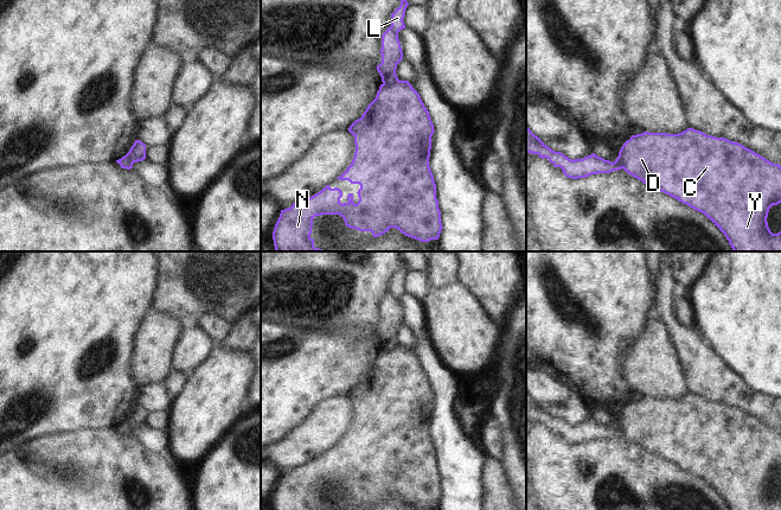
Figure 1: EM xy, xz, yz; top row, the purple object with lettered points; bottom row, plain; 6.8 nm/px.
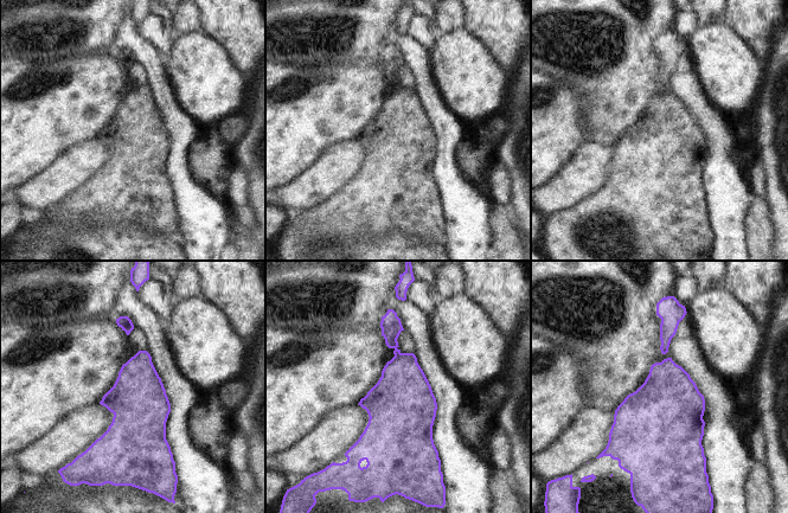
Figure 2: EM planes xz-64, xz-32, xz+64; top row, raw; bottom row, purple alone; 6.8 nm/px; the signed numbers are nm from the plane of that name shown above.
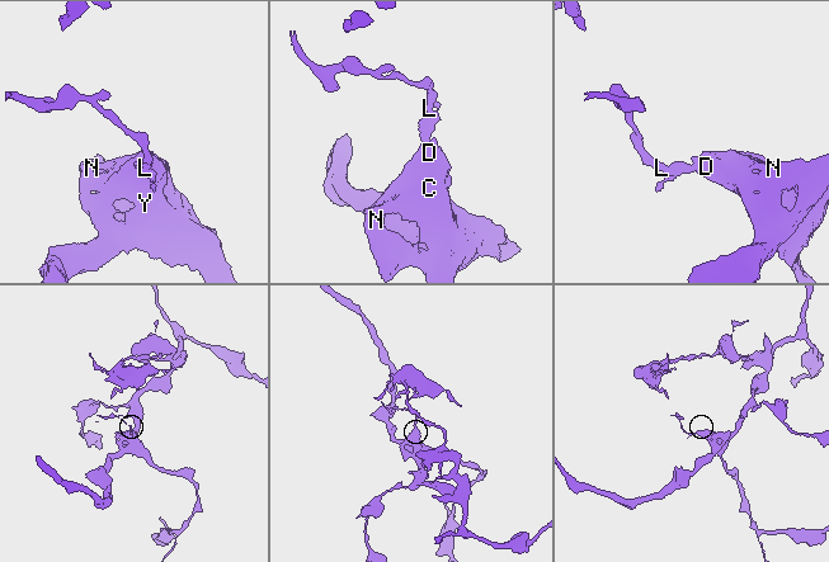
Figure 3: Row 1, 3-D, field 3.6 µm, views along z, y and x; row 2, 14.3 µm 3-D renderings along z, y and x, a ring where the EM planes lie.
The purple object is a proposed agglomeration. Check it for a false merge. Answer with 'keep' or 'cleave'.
cleave

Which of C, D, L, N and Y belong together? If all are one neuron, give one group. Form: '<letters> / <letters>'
C D N Y / L

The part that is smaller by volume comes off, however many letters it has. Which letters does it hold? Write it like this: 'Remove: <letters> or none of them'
Remove: L

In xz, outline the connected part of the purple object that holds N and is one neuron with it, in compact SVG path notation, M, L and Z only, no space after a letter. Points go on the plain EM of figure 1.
M408 346L380 350L376 364L348 394L354 402L356 417L351 431L337 444L360 451L358 468L354 470L353 459L348 459L348 467L343 470L341 455L326 451L314 461L281 476L273 497L274 510L314 510L311 503L313 484L321 480L340 480L346 492L371 497L373 503L396 493L421 508L438 505L443 492L429 432L434 396L429 377Z

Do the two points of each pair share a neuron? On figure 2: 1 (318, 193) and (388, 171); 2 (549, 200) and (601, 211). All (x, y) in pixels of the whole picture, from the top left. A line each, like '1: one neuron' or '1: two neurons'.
1: two neurons
2: two neurons

